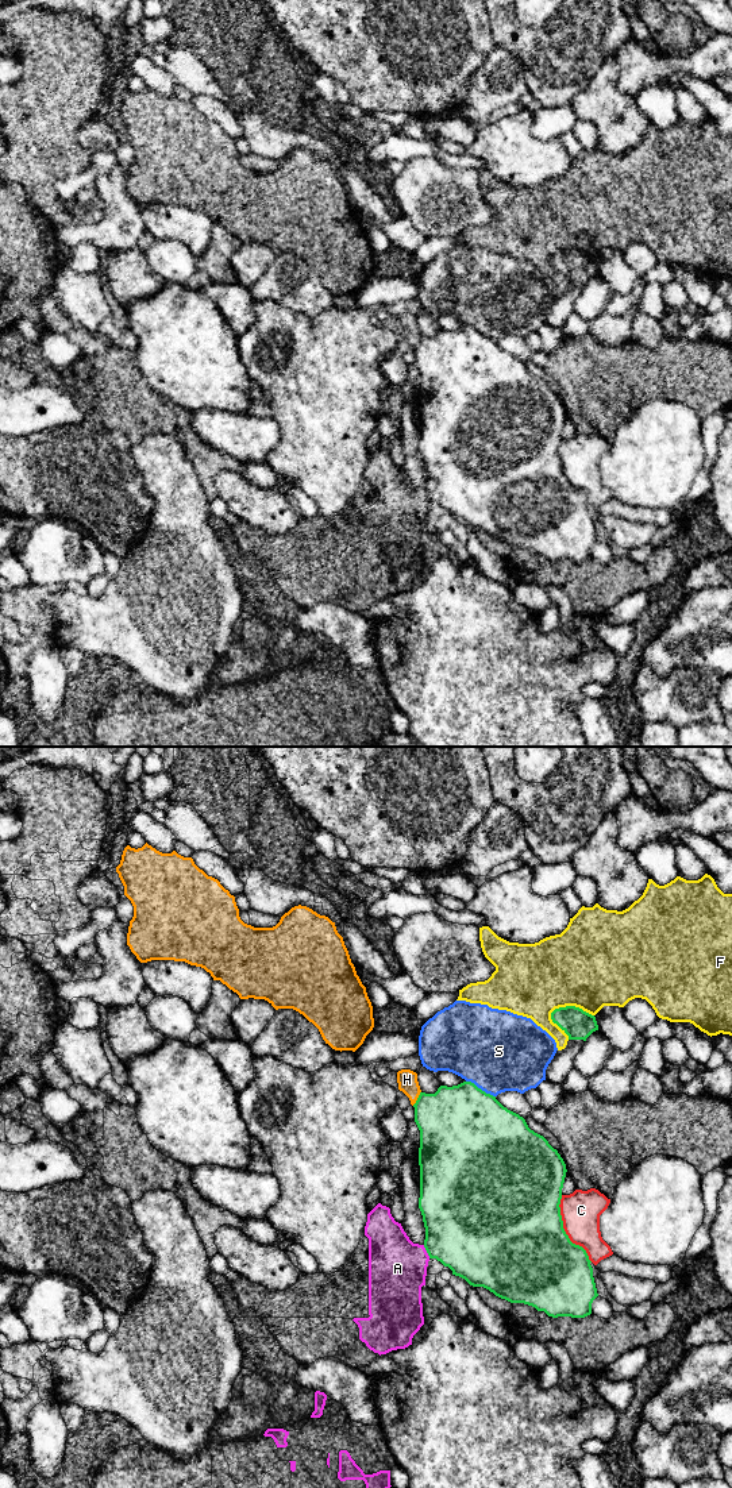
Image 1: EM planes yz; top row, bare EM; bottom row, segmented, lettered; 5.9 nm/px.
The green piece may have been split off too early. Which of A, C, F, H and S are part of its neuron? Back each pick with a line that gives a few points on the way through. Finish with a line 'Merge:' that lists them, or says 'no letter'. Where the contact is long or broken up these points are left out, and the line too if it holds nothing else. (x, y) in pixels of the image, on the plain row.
Merge: no letter

